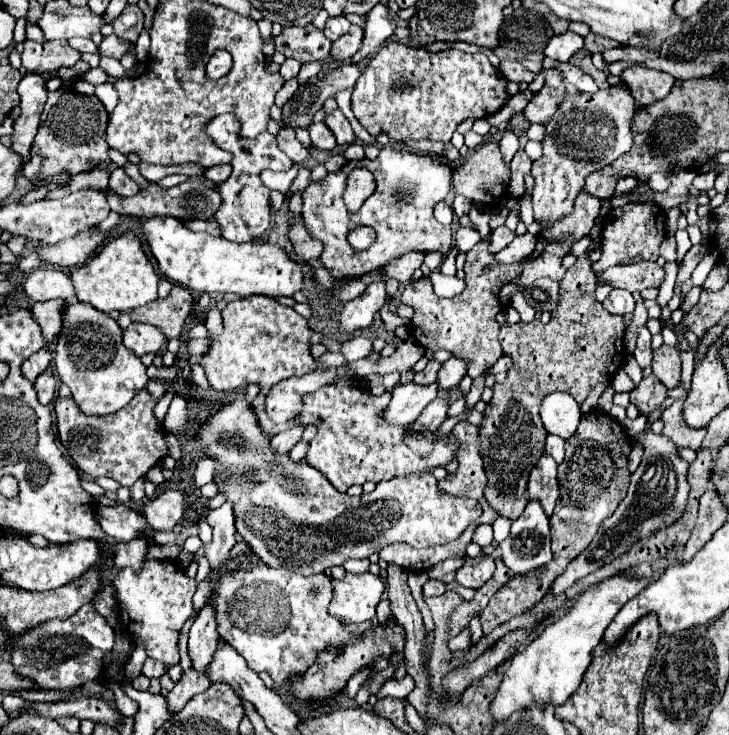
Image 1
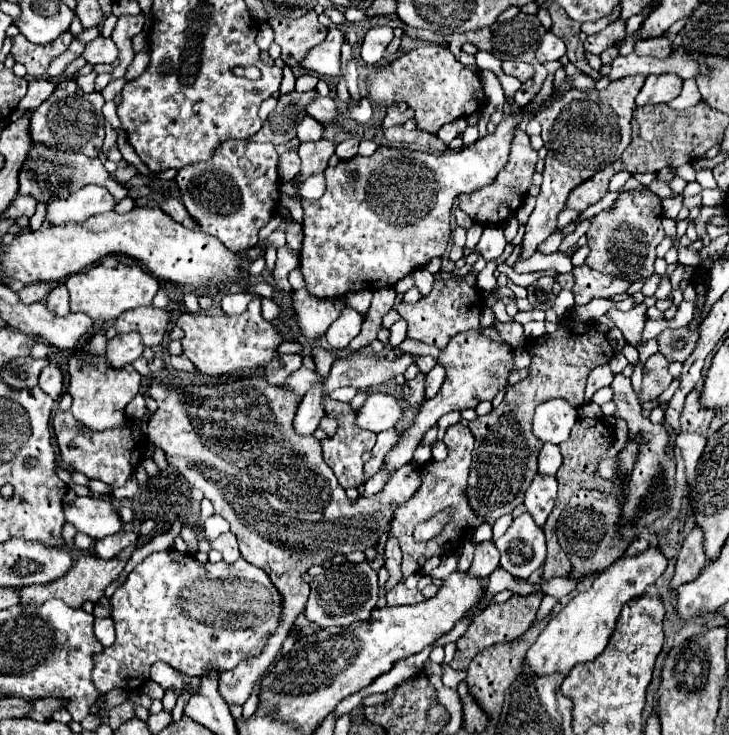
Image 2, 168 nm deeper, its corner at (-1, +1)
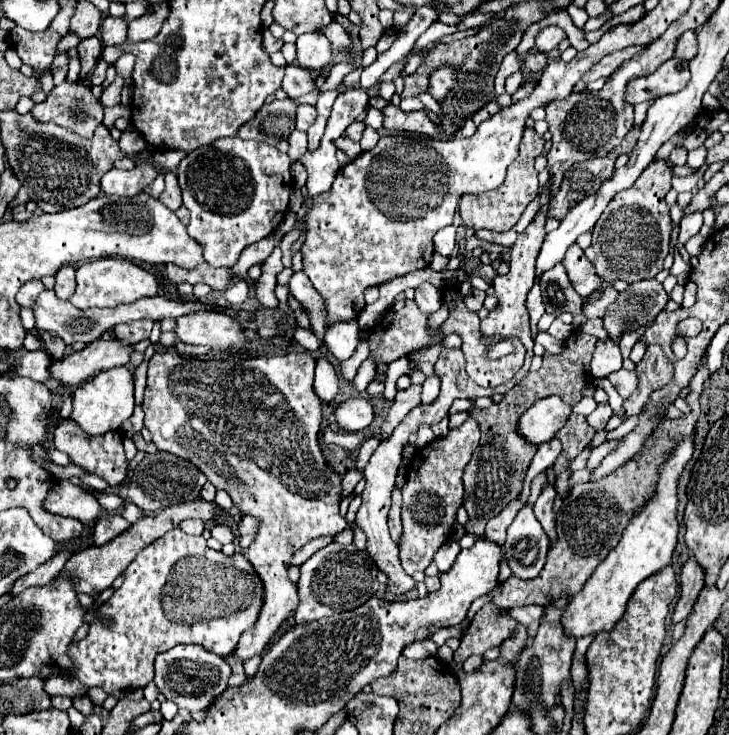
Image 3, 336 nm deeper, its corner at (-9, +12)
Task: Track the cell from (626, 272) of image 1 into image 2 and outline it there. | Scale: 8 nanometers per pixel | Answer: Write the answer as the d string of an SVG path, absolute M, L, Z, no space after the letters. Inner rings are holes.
M586 265L574 267L574 299L576 305L586 305L596 297L612 297L616 293L624 293L628 289L628 283L622 283L622 279L614 279L612 275L602 275Z

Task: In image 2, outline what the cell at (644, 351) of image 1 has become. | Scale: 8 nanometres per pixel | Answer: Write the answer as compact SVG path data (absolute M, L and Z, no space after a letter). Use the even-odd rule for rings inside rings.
M640 303L638 307L634 307L634 311L628 311L628 313L622 313L618 309L610 309L606 315L622 331L622 335L626 337L628 343L632 343L632 345L644 343L644 339L642 339L642 329L646 323L646 305L644 303Z

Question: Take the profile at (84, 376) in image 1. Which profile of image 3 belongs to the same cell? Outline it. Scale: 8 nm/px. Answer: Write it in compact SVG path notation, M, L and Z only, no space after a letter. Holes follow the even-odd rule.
M128 368L102 370L92 376L86 384L80 384L74 390L74 410L70 414L82 430L90 436L106 434L108 430L118 430L134 412L134 376Z

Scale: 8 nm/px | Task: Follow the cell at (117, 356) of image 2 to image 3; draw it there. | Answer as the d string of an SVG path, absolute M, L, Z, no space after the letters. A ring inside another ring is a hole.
M94 340L86 344L84 350L66 354L60 362L50 366L50 376L60 380L66 386L80 386L100 370L126 366L130 354L134 352L132 344L122 344L122 340Z

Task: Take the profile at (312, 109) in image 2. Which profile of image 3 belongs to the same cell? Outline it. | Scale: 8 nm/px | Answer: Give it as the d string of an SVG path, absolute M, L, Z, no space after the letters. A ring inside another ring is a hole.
M286 66L286 74L284 74L284 80L282 80L282 90L290 98L300 98L300 96L306 96L310 92L318 92L318 86L316 86L314 78L310 76L310 72L306 68Z

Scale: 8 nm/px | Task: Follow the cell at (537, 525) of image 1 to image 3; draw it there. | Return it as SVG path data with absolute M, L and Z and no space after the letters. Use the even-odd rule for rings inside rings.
M524 504L508 528L504 544L508 566L522 580L536 578L546 564L548 548L550 540L546 538L546 532L542 532L542 526L532 512L532 504Z

